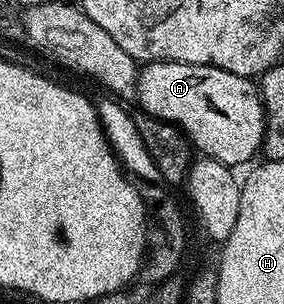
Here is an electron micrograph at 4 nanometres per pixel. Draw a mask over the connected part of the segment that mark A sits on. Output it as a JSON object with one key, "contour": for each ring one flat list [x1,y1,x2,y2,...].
{"contour":[[154,60,139,69,134,96,140,99,139,107,143,111,181,128,193,149,207,159,237,166,246,163,255,152,261,151,264,140,264,100,260,97,255,79,230,74,230,70,222,70,218,66]]}

